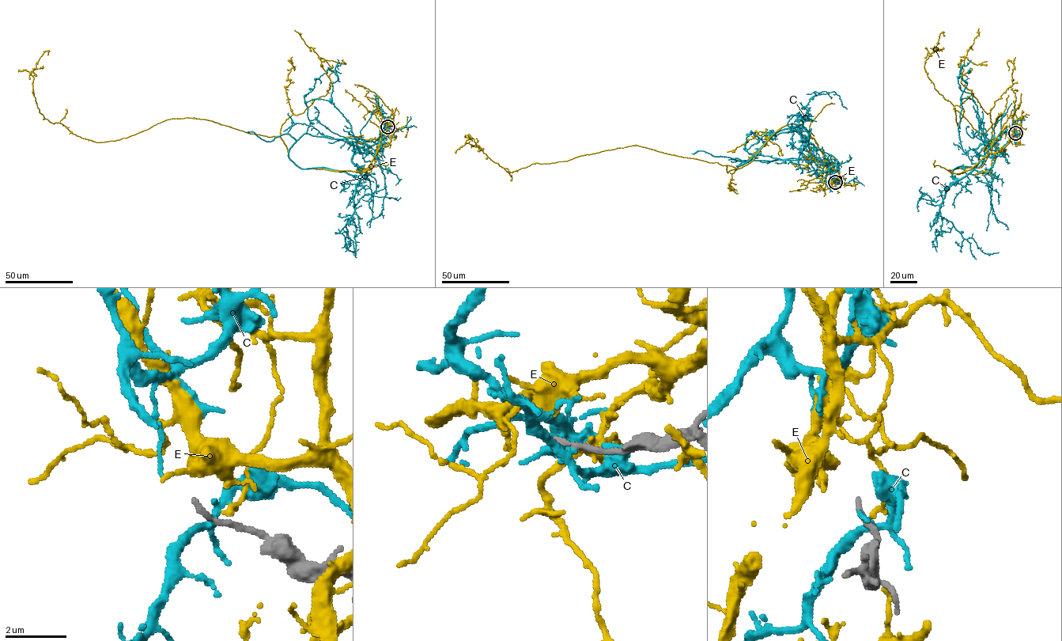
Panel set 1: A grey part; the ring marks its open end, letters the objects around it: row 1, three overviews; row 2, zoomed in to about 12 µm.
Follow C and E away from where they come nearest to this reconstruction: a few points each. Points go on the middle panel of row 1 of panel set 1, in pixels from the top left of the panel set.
C: (836, 183), (822, 161), (799, 152), (807, 142), (803, 116), (798, 132), (804, 143), (802, 155), (819, 176)
E: (837, 183), (795, 124), (739, 168), (631, 146), (510, 172), (469, 134), (477, 150)

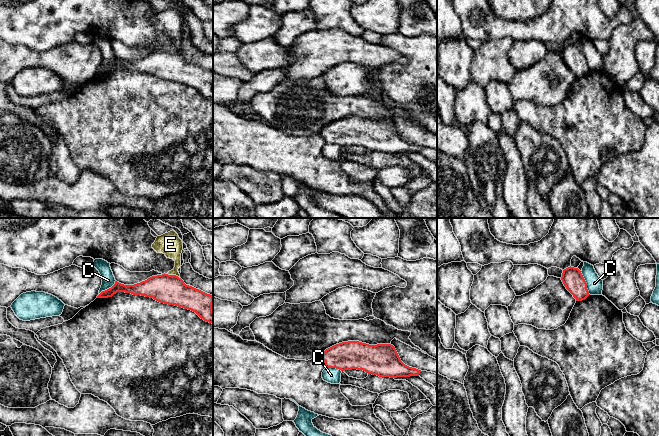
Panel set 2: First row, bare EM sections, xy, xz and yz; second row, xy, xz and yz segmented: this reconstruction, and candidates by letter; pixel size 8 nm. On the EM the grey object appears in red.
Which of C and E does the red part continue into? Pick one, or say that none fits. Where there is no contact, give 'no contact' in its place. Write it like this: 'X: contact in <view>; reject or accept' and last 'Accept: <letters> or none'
C: contact in yz; reject
E: contact in xy; reject
Accept: none

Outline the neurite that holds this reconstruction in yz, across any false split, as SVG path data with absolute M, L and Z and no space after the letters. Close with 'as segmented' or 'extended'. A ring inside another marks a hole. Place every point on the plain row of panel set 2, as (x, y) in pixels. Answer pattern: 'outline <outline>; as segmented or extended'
outline M570 42L564 45L561 56L576 77L585 76L590 71L587 65L587 59L578 44Z; as segmented

